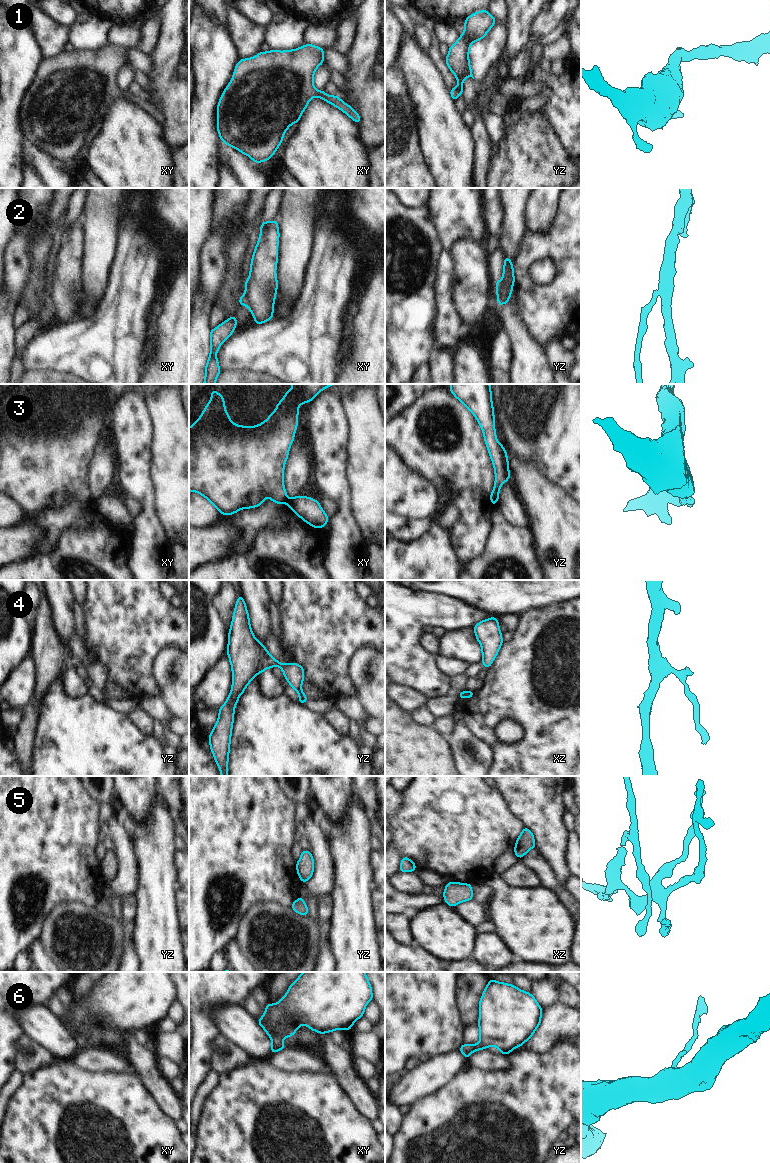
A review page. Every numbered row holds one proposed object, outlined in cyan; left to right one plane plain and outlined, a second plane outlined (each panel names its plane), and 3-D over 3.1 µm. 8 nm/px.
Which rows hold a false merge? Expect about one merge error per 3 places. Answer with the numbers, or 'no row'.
2, 3

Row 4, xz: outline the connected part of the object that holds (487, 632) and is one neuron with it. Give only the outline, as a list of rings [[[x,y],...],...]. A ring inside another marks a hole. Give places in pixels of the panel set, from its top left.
[[[491,617],[477,623],[474,627],[476,640],[480,642],[482,649],[482,662],[488,669],[496,658],[503,644],[502,634],[497,617]]]

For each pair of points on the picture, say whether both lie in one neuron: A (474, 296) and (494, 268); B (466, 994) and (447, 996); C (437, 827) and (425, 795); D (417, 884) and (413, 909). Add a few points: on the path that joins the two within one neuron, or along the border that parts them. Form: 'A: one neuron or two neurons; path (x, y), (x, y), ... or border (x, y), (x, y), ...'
A: two neurons; border (487, 256), (489, 273)
B: two neurons; border (456, 982), (456, 1005), (460, 1018)
C: one neuron; path (437, 819), (437, 807), (433, 803)
D: two neurons; border (395, 886), (401, 891), (421, 894)

